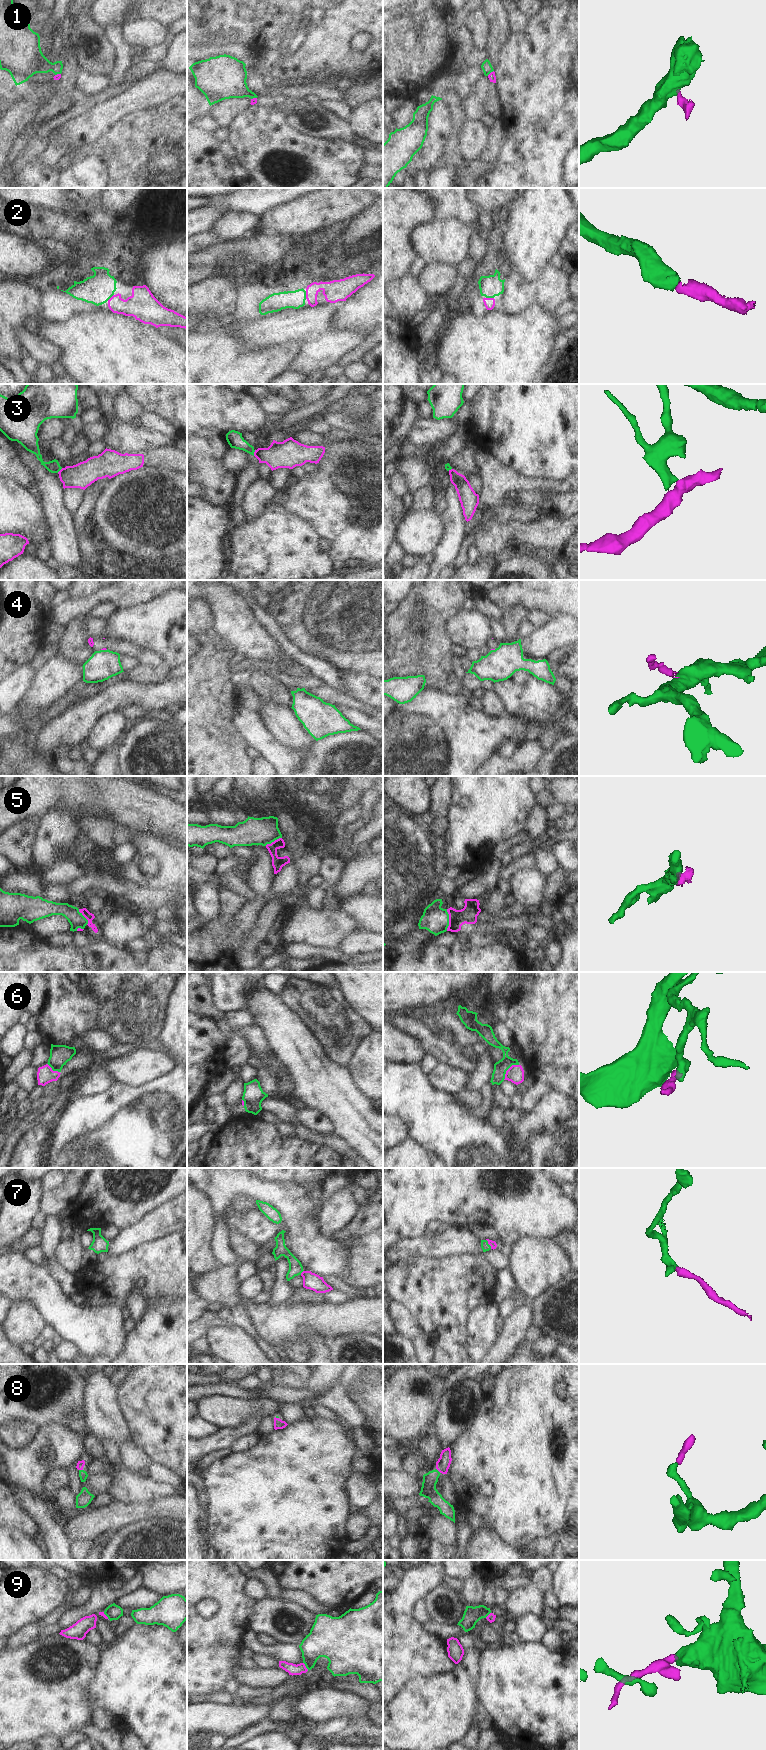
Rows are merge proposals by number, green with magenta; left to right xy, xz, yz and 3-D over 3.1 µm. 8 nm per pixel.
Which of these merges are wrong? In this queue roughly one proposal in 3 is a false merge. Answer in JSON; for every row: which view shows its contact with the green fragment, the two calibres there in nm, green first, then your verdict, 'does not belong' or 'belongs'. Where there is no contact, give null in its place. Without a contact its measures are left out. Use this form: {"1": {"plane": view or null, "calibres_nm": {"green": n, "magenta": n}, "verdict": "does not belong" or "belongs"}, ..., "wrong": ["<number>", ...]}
{"1": {"plane": "yz", "calibres_nm": {"green": 90, "magenta": 60}, "verdict": "belongs"}, "2": {"plane": "xz", "calibres_nm": {"green": 150, "magenta": 170}, "verdict": "belongs"}, "3": {"plane": "xz", "calibres_nm": {"green": 130, "magenta": 220}, "verdict": "does not belong"}, "4": {"plane": "xy", "calibres_nm": {"green": 240, "magenta": 20}, "verdict": "does not belong"}, "5": {"plane": "yz", "calibres_nm": {"green": 220, "magenta": 140}, "verdict": "does not belong"}, "6": {"plane": "yz", "calibres_nm": {"green": 110, "magenta": 140}, "verdict": "does not belong"}, "7": {"plane": "yz", "calibres_nm": {"green": 70, "magenta": 50}, "verdict": "belongs"}, "8": {"plane": "yz", "calibres_nm": {"green": 130, "magenta": 110}, "verdict": "belongs"}, "9": {"plane": "xz", "calibres_nm": {"green": 260, "magenta": 90}, "verdict": "belongs"}, "wrong": ["3", "4", "5", "6"]}

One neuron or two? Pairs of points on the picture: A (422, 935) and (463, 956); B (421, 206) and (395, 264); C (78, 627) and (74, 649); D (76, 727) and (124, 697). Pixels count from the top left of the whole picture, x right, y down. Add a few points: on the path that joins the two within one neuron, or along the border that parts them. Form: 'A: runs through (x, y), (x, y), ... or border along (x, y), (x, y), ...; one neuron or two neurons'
A: border along (435, 936), (421, 948), (411, 952); two neurons
B: runs through (407, 220), (395, 232), (395, 250); one neuron
C: runs through (76, 632), (74, 644); one neuron
D: runs through (88, 715), (95, 708), (112, 699); one neuron

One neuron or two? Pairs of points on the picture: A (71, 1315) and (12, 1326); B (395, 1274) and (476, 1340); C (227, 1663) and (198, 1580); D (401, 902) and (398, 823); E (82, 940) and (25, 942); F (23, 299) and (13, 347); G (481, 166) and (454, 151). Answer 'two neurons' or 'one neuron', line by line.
A: two neurons
B: two neurons
C: one neuron
D: one neuron
E: one neuron
F: one neuron
G: one neuron

